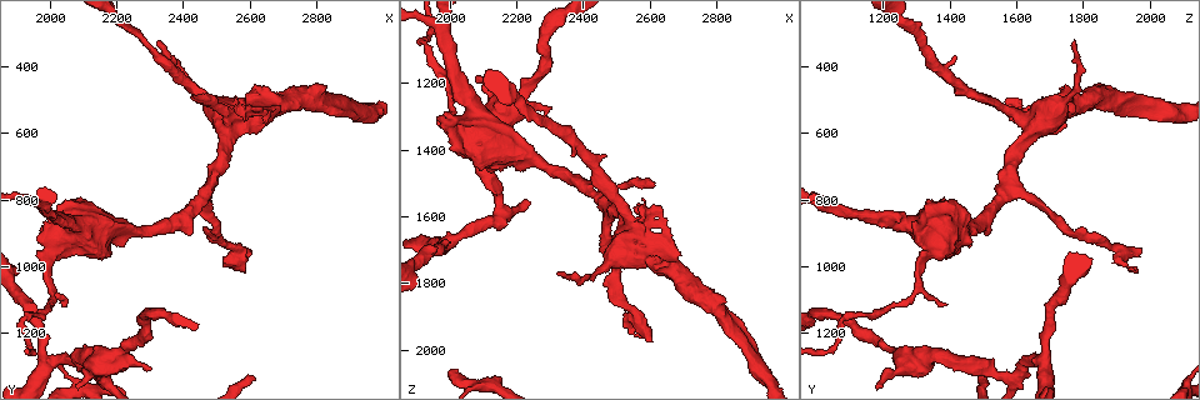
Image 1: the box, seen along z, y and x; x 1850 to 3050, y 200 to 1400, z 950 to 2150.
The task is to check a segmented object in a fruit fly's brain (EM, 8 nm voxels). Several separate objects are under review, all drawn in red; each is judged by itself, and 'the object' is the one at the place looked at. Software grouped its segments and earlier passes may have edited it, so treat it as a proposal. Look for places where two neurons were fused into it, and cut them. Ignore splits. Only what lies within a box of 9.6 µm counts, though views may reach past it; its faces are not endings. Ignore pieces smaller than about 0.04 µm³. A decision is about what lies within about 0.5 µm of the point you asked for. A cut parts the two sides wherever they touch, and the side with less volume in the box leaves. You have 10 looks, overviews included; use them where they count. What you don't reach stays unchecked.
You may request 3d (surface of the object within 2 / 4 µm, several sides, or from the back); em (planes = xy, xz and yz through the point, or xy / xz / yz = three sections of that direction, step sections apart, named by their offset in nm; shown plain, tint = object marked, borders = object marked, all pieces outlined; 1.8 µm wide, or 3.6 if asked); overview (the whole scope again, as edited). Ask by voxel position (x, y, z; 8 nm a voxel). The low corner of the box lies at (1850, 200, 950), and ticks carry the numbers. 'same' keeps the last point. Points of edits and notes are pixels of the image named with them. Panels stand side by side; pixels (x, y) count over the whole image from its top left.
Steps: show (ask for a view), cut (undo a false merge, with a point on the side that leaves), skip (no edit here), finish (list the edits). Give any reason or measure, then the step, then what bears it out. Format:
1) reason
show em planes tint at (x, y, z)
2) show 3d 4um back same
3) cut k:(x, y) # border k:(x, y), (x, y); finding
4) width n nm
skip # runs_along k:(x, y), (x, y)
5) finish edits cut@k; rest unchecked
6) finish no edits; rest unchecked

three arms meet
show 3d 2um at (2150, 1330, 1570)

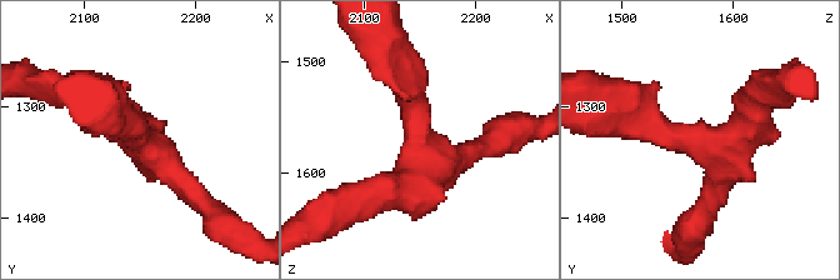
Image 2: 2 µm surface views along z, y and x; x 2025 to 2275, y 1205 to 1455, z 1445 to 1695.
arms 3; arm_widths 190, 220, 320 nm
show em planes tint at (2146, 1330, 1576)

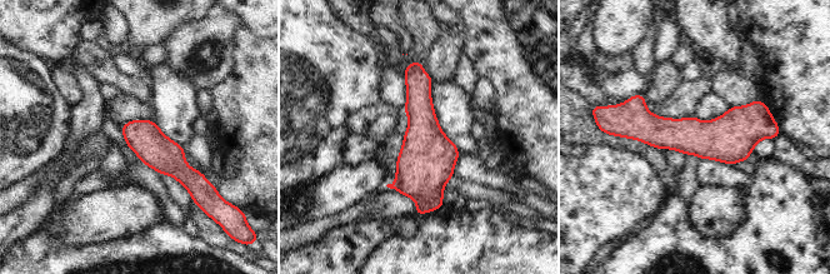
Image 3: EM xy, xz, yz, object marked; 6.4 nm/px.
width 220 nm
skip # runs_along 3:(624, 130), (774, 133); one neuron here

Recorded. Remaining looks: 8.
three-way junction
show em planes tint at (1980, 820, 1040)

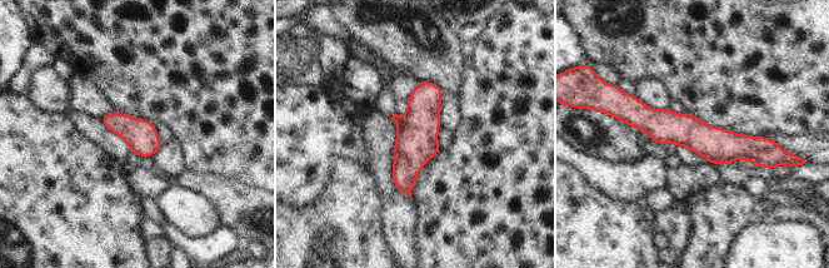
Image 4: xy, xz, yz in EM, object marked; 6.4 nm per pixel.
skip # runs_along 4:(623, 115), (719, 147), (769, 148); all the same neuron

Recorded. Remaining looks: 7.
sharp bend
show em planes plain at (1920, 1160, 1080)

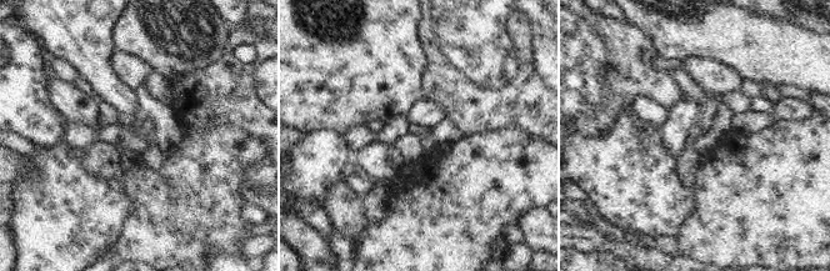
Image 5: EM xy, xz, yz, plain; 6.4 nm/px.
show em planes tint same

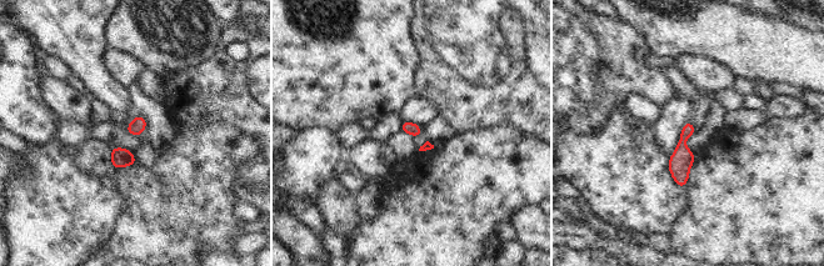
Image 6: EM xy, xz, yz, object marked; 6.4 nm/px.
skip # runs_along 6:(689, 125), (682, 139), (680, 184); all the same neuron

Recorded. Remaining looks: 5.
sudden change in width
show em 3.6um yz step 4 tint at (2140, 890, 1380)

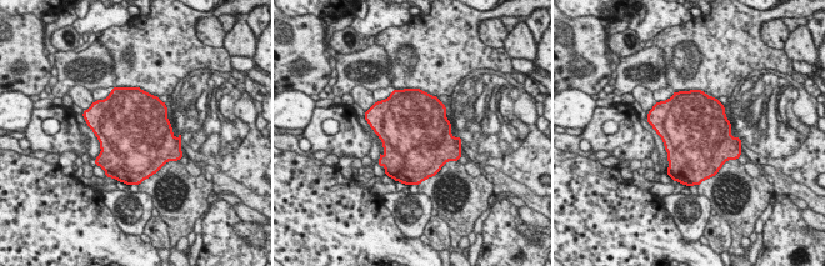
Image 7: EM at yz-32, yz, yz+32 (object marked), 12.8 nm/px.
skip # continuous, no second neuron

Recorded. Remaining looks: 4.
finish no edits; rest unchecked

